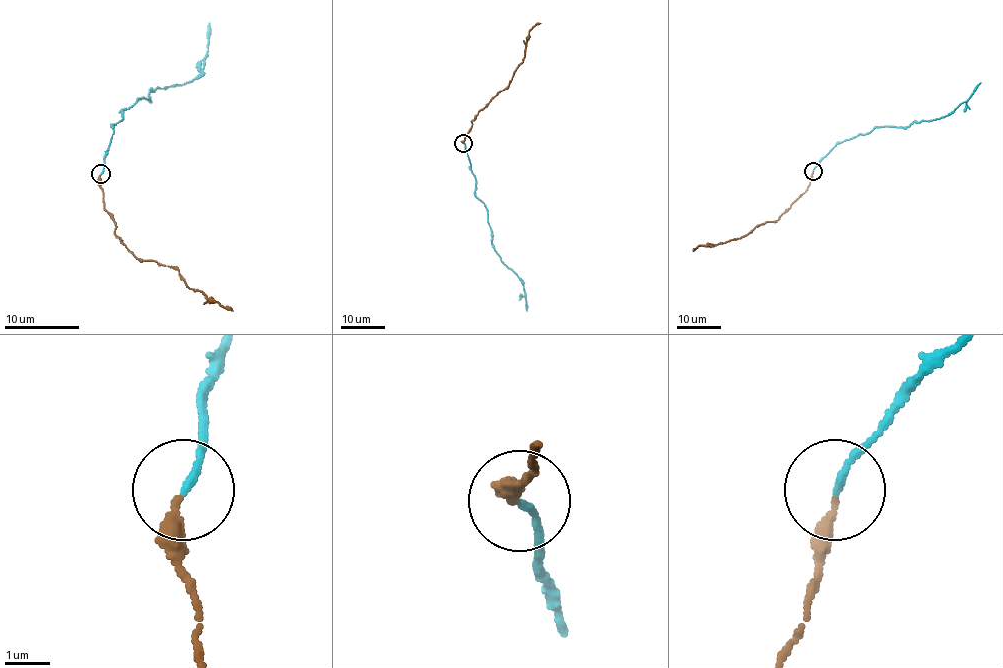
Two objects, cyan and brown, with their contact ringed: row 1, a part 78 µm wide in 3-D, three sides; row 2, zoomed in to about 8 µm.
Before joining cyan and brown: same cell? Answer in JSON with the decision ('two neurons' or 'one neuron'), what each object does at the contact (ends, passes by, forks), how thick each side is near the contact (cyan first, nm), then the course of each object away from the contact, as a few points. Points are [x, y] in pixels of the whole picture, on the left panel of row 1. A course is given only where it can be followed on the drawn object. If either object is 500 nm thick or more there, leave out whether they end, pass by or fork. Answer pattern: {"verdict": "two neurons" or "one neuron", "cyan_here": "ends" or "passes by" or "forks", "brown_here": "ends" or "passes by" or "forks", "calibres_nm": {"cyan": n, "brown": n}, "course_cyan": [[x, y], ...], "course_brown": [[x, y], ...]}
{"verdict": "one neuron", "cyan_here": "ends", "brown_here": "ends", "calibres_nm": {"cyan": 150, "brown": 240}, "course_cyan": [[101, 173], [120, 111], [150, 98], [152, 91], [189, 83], [202, 70], [210, 23]], "course_brown": [[101, 175], [103, 209], [114, 222], [114, 233], [137, 257], [154, 259], [178, 271], [191, 289], [233, 310]]}

